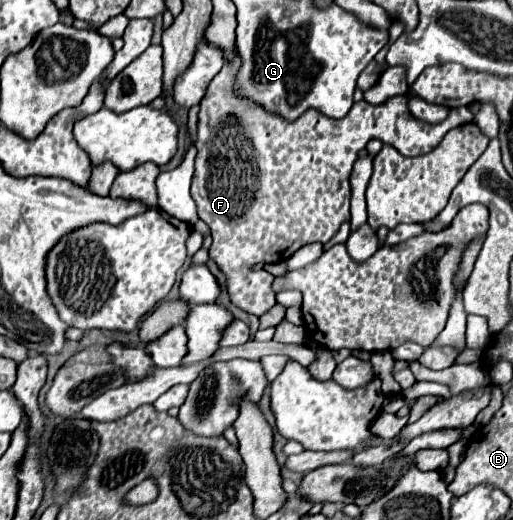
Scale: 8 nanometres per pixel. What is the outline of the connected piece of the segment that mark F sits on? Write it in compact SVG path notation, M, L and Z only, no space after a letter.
M237 48L229 60L223 52L223 68L211 80L207 94L199 104L199 122L197 122L197 158L195 158L195 176L191 184L191 196L197 204L199 218L209 224L213 244L209 248L211 260L227 274L227 292L231 302L241 310L261 316L275 304L275 292L271 290L273 276L267 270L251 270L259 262L281 262L287 260L295 250L307 242L323 240L329 242L341 228L343 222L351 220L349 202L351 202L351 184L349 176L353 164L359 158L359 152L367 146L371 138L379 138L384 144L399 148L405 156L419 156L437 146L437 142L455 126L469 124L473 114L463 108L453 108L447 120L441 124L427 124L409 114L407 98L395 96L387 102L375 106L365 100L355 102L349 114L341 120L327 118L315 108L305 110L297 120L285 120L283 116L265 110L257 102L239 98L235 94L235 82L241 68L241 56Z

